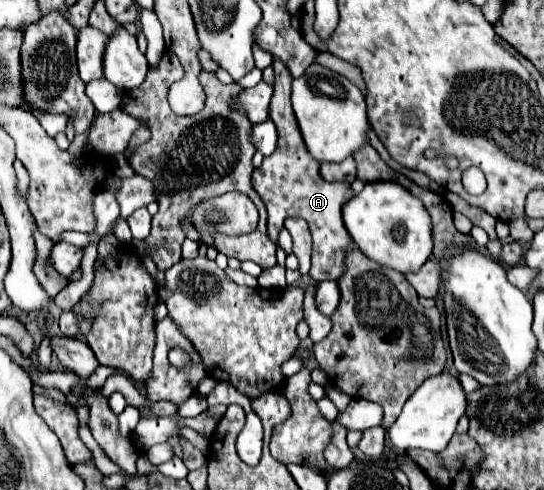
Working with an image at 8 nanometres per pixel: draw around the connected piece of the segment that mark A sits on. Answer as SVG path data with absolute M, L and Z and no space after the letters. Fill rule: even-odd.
M273 60L273 68L275 68L275 92L273 92L273 100L271 100L271 120L277 126L279 146L253 172L253 188L267 206L269 238L273 242L277 242L277 236L279 236L279 230L281 230L285 218L289 218L289 216L303 218L309 224L309 230L313 236L313 266L311 266L309 276L317 282L337 280L343 274L345 252L351 246L355 246L347 234L347 228L343 226L343 220L341 220L341 206L353 194L349 190L349 184L325 182L319 176L319 162L315 162L311 158L311 154L305 150L305 142L303 142L301 132L297 130L297 122L293 118L293 110L291 110L291 102L289 102L293 78L289 76L289 70L279 60Z

